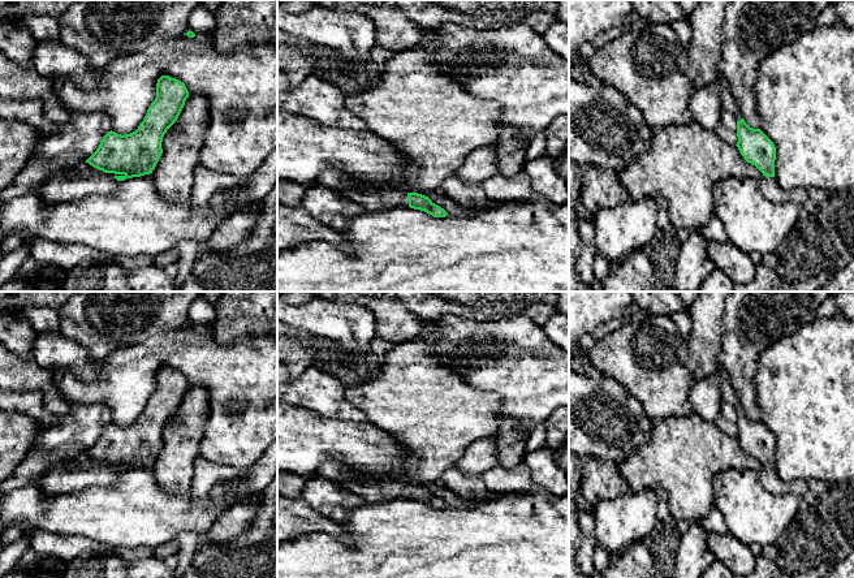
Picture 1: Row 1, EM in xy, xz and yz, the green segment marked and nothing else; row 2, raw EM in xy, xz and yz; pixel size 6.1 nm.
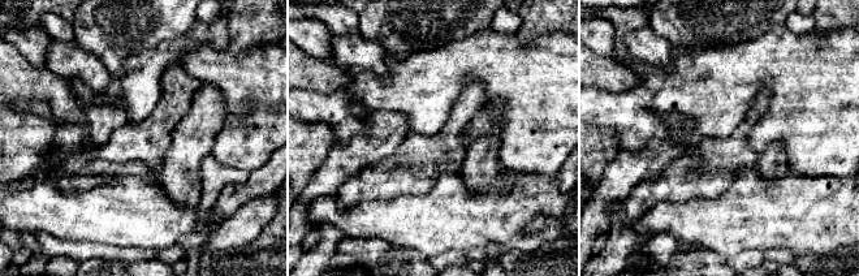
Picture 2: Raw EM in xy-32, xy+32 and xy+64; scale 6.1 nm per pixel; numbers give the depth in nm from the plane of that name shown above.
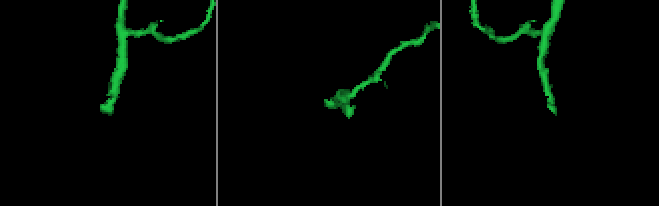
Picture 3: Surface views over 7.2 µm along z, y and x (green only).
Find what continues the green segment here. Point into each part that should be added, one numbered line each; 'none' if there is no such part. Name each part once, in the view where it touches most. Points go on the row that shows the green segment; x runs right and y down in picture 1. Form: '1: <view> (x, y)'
1: xz (371, 201)

